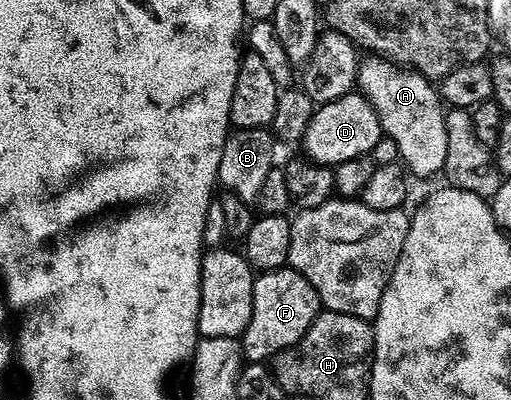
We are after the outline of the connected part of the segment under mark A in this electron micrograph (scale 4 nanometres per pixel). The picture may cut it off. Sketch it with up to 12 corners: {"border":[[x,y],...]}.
{"border":[[386,56],[356,84],[413,177],[443,173],[446,108],[433,81]]}

